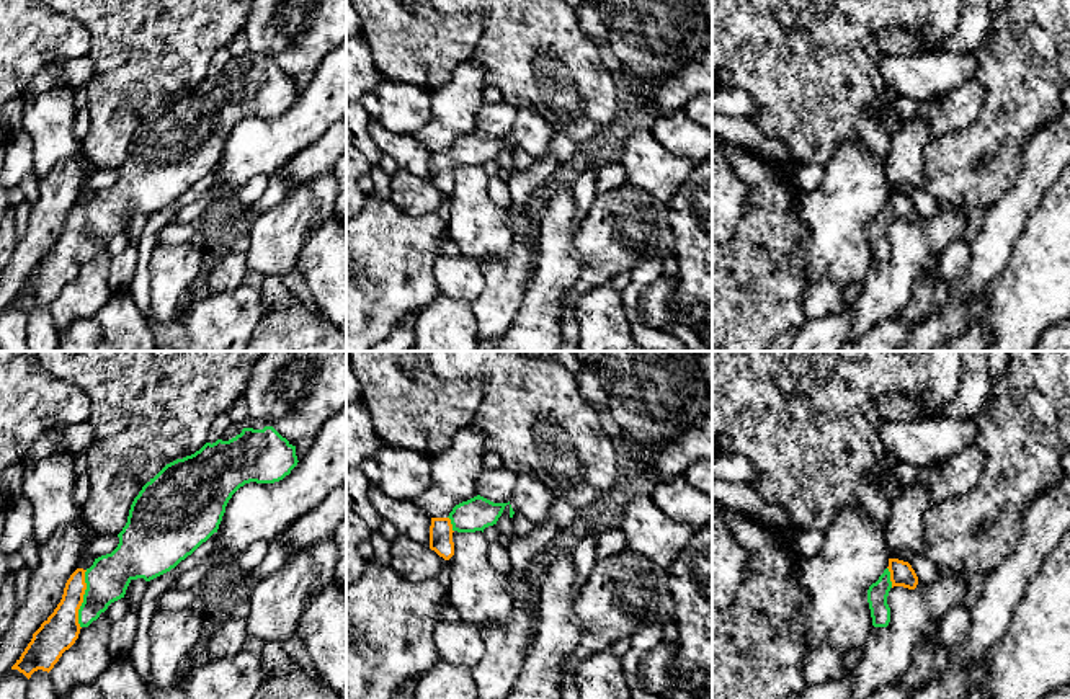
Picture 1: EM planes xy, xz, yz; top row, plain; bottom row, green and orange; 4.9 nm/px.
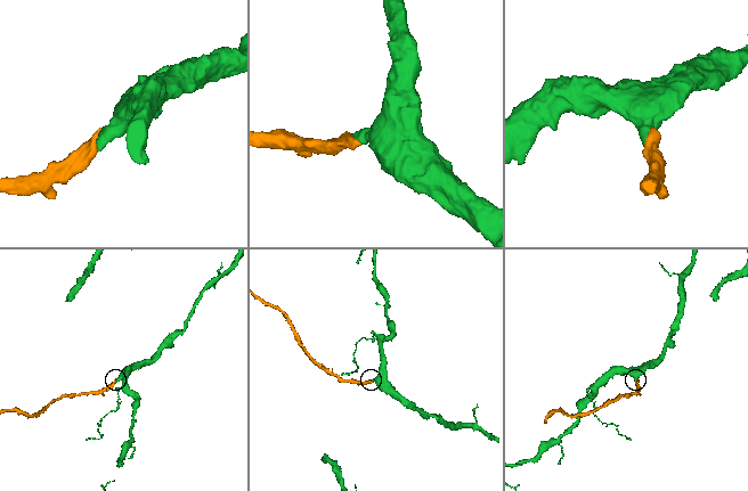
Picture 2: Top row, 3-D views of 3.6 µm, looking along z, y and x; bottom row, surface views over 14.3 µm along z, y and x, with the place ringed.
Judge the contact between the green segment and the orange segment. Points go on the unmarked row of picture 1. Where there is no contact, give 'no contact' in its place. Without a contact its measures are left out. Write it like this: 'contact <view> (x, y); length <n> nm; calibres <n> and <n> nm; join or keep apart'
contact xy (84, 234); length 280 nm; calibres 220 and 180 nm; join

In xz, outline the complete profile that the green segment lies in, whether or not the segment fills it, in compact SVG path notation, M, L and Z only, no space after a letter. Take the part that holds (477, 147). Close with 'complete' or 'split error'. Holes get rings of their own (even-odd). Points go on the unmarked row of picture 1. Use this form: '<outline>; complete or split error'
M480 129L453 142L448 152L431 152L430 183L444 194L454 189L453 167L475 167L497 158L508 137L493 137Z; split error

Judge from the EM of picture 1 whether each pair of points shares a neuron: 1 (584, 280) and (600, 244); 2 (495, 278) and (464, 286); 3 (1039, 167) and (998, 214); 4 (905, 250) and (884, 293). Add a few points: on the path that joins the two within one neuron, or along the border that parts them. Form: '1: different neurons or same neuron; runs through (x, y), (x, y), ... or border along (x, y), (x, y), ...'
1: same neuron; runs through (592, 271), (600, 263), (600, 252)
2: different neurons; border along (481, 263), (482, 291), (471, 304)
3: same neuron; runs through (1036, 178), (1010, 204)
4: same neuron; runs through (905, 260), (892, 283)

